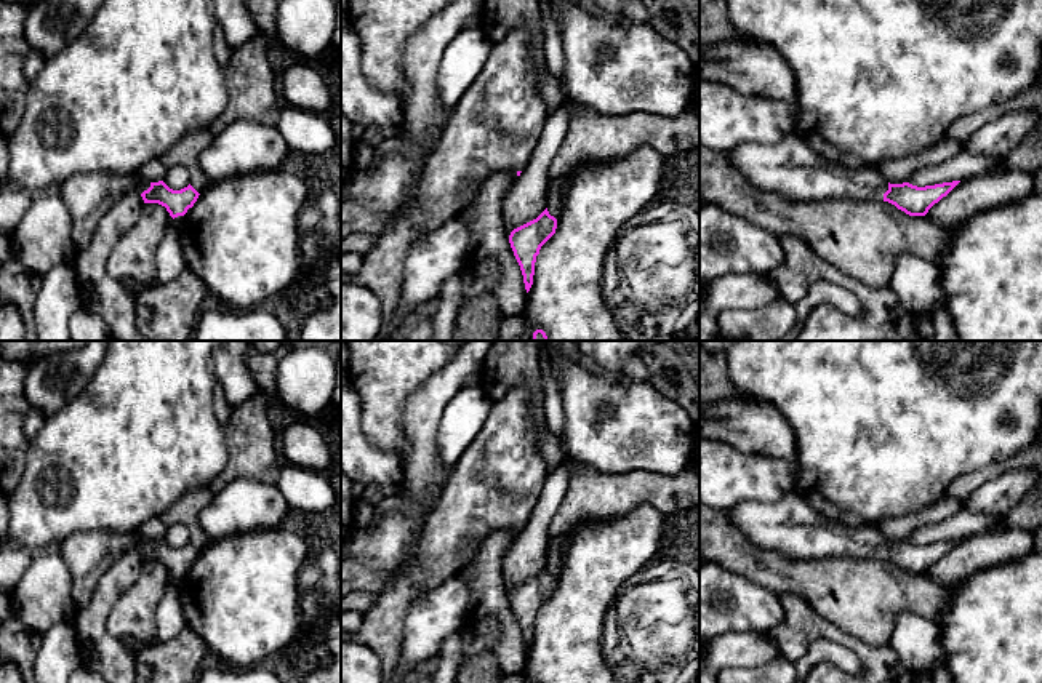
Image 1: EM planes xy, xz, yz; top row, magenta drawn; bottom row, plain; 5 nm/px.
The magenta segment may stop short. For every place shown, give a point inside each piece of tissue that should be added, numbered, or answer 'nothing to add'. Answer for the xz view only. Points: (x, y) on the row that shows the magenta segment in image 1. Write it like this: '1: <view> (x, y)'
1: xz (495, 127)

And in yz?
1: yz (791, 168)

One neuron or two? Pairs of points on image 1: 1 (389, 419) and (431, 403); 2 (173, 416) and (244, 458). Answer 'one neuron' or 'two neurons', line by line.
1: two neurons
2: two neurons

